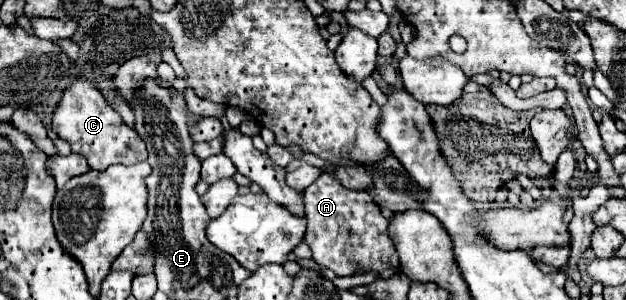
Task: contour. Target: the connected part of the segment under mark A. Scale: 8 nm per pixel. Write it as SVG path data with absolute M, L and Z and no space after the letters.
M322 172L320 178L304 190L304 204L308 220L304 242L320 266L334 270L338 276L350 276L358 266L366 272L376 270L380 278L390 278L398 272L398 254L386 232L388 220L370 196L354 196L328 172Z

